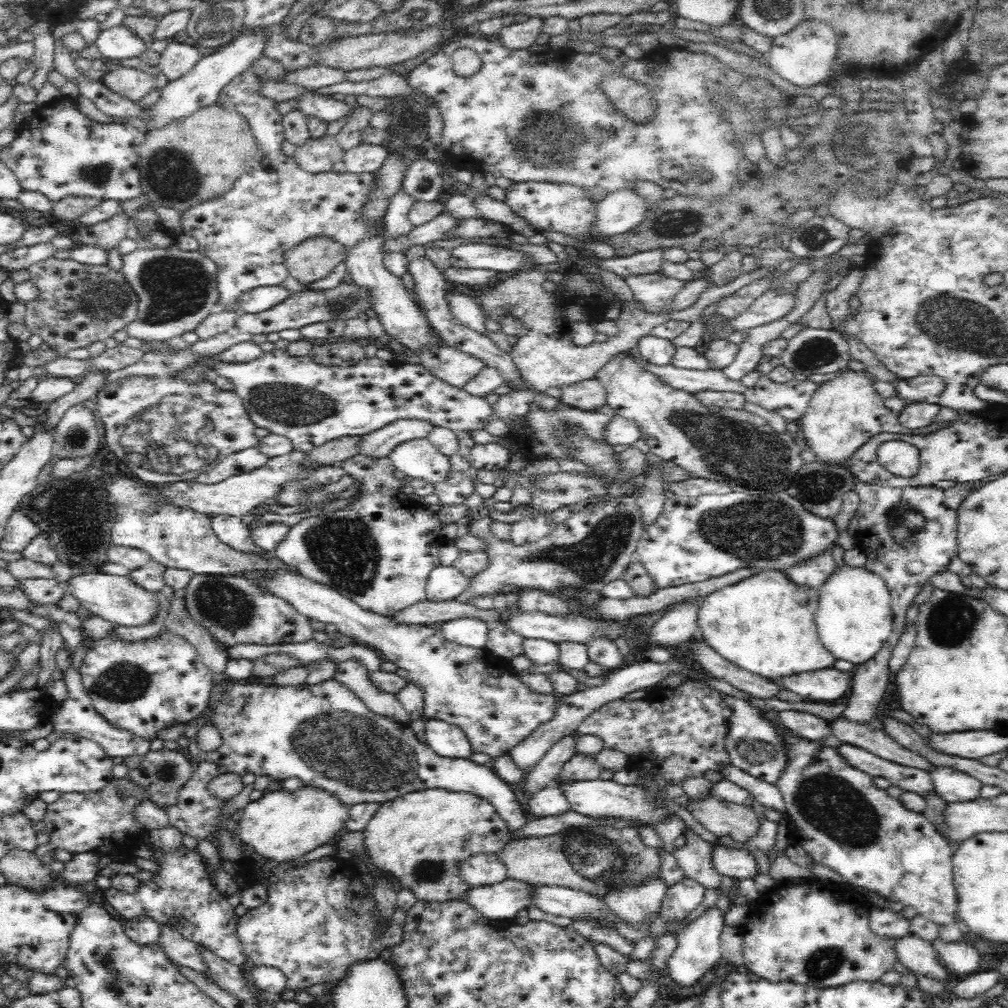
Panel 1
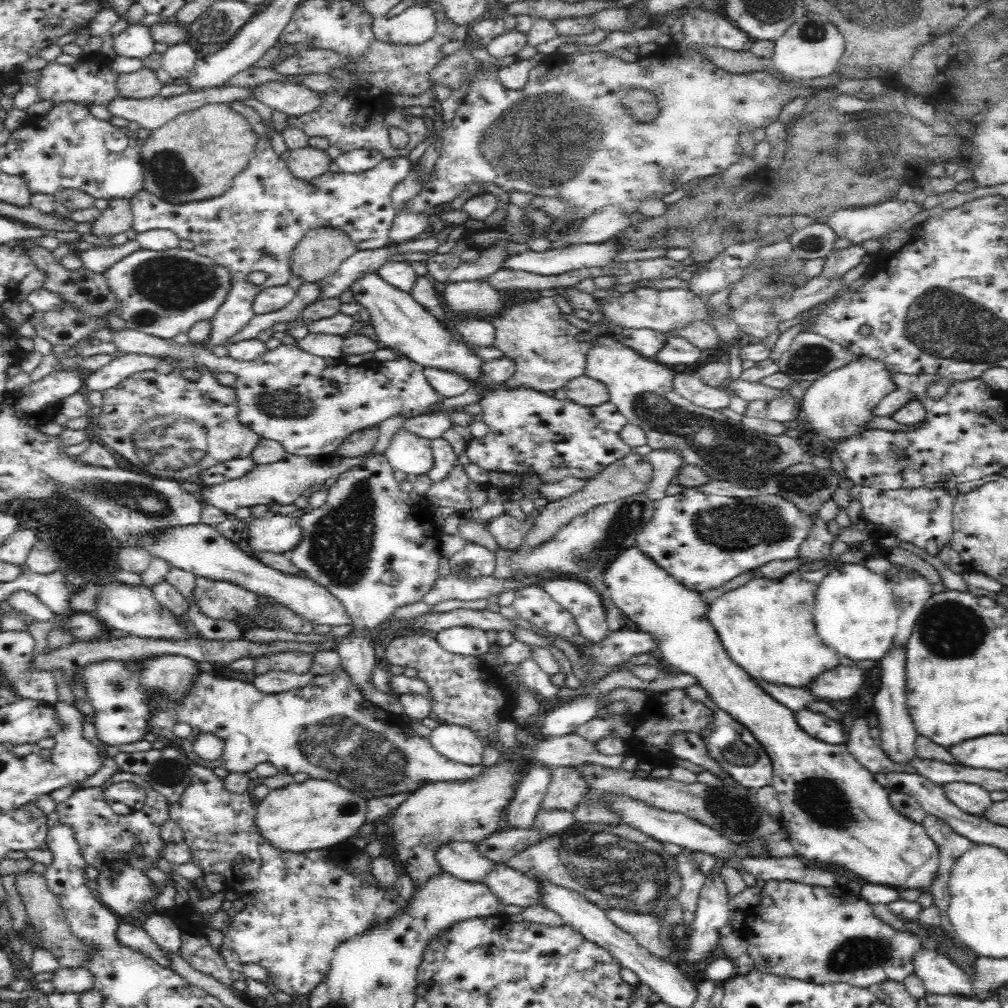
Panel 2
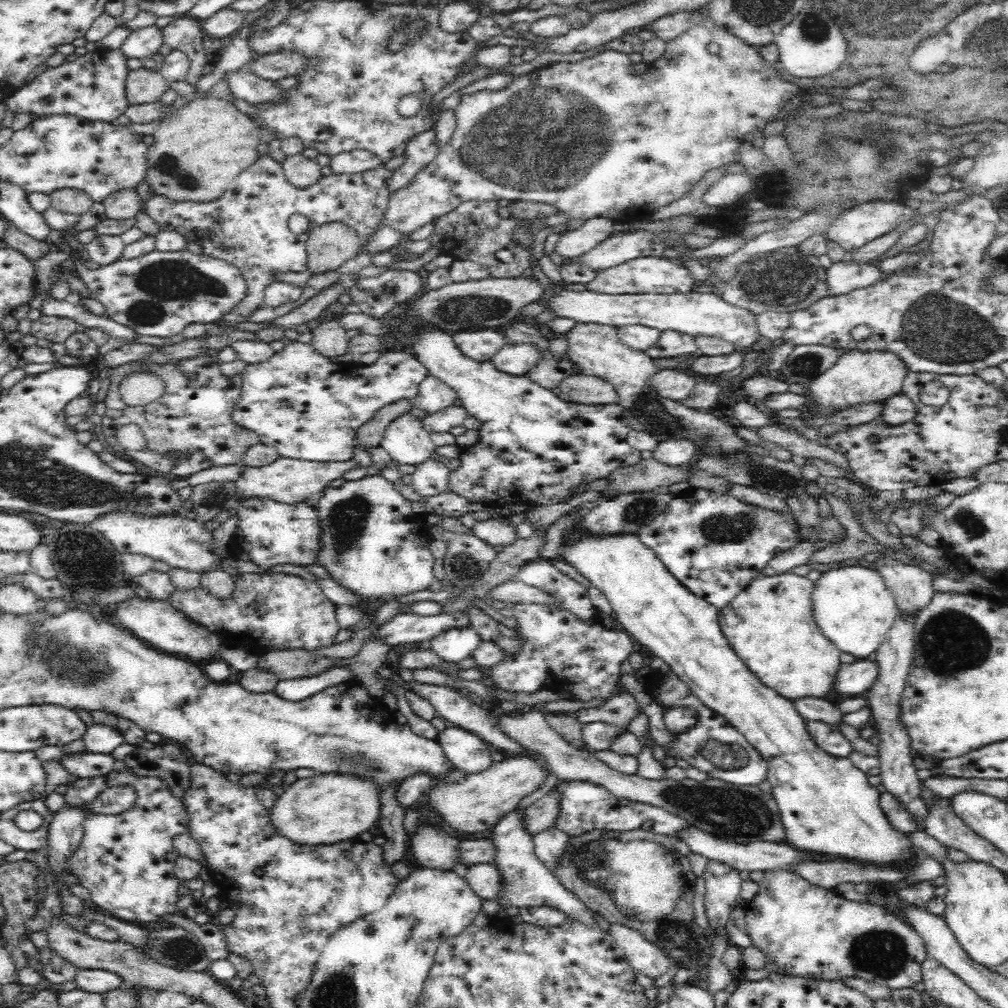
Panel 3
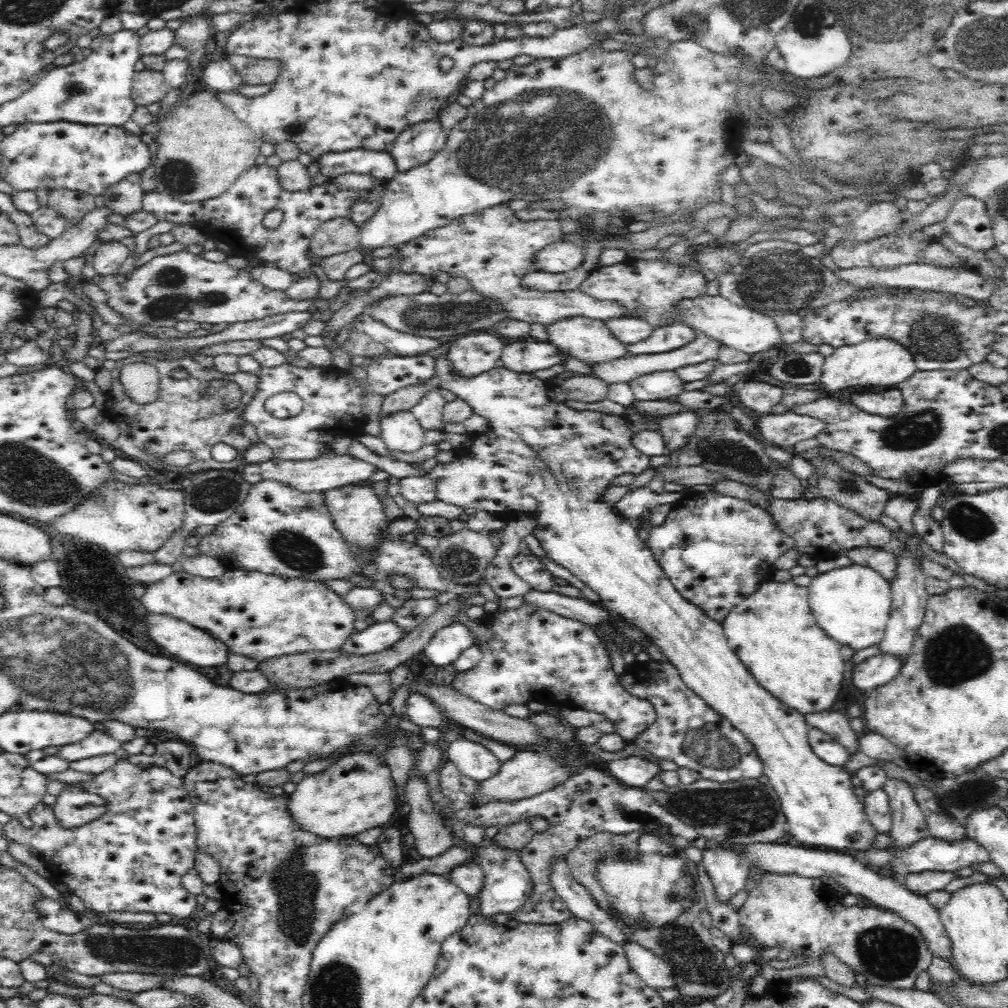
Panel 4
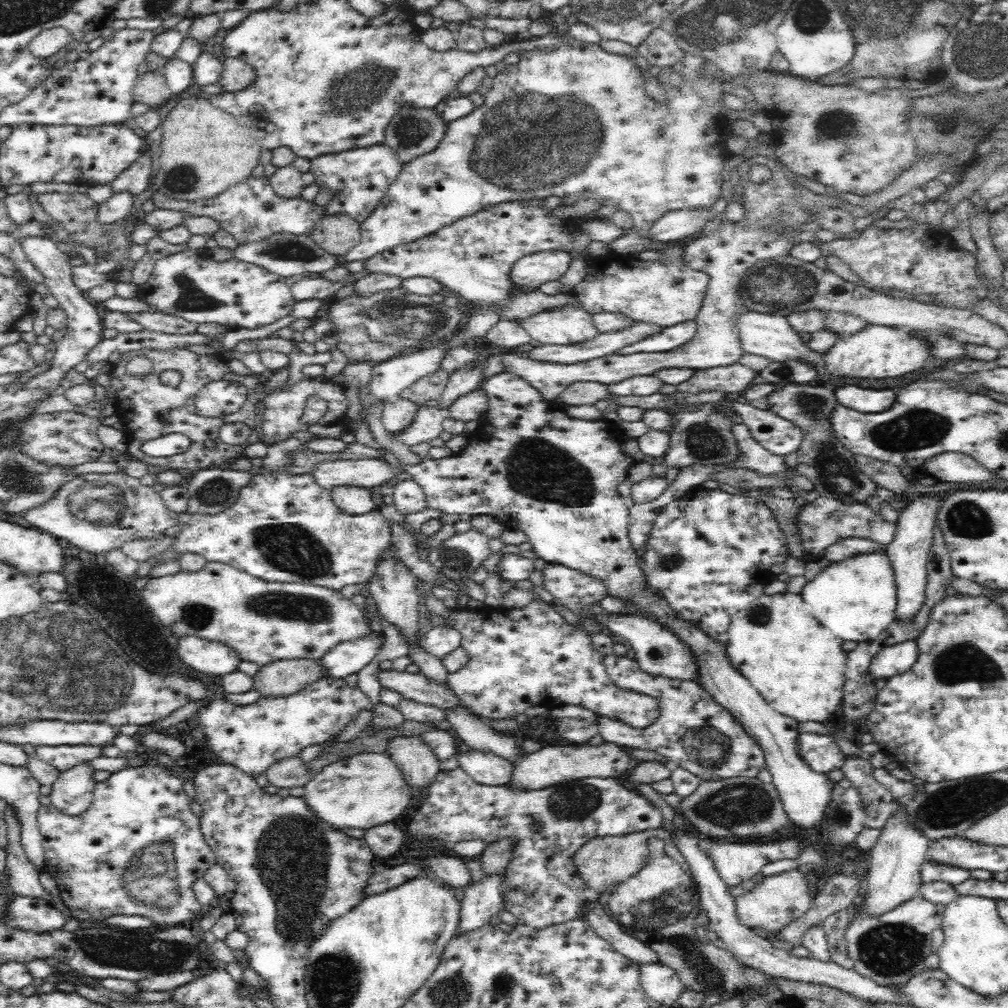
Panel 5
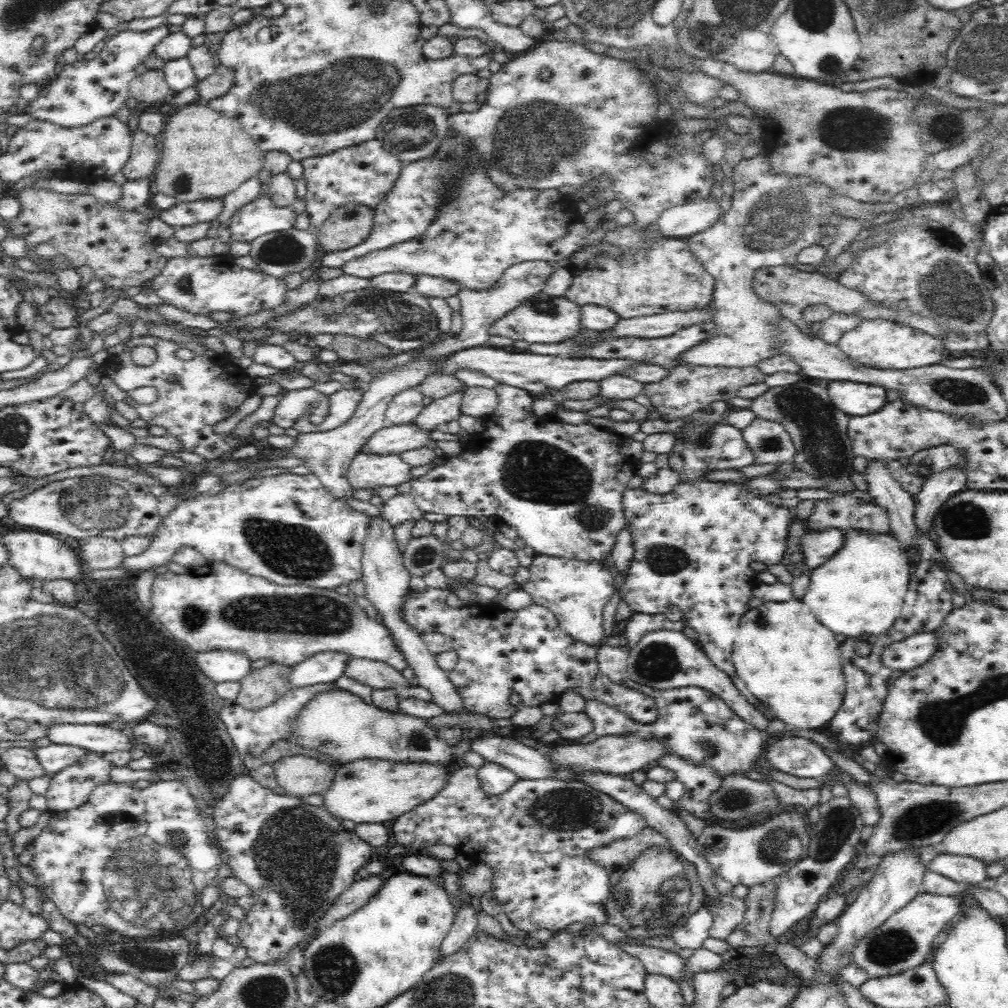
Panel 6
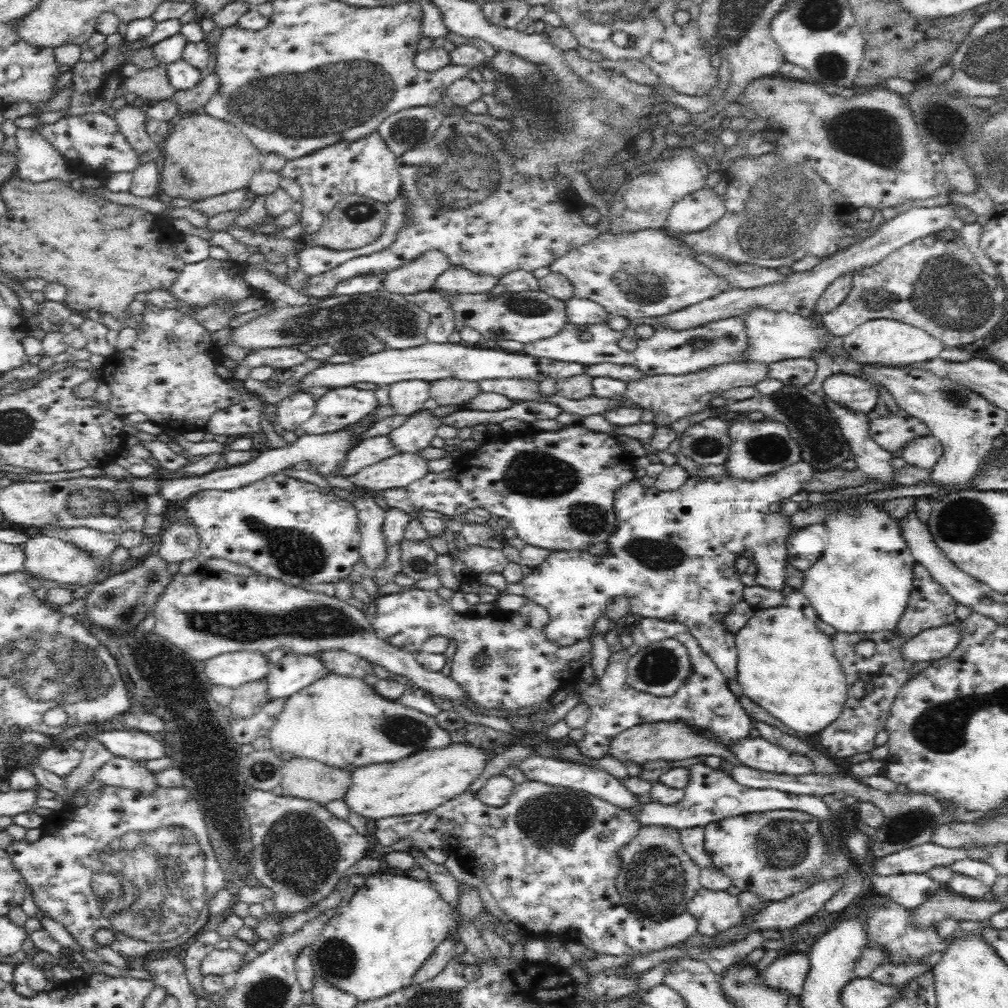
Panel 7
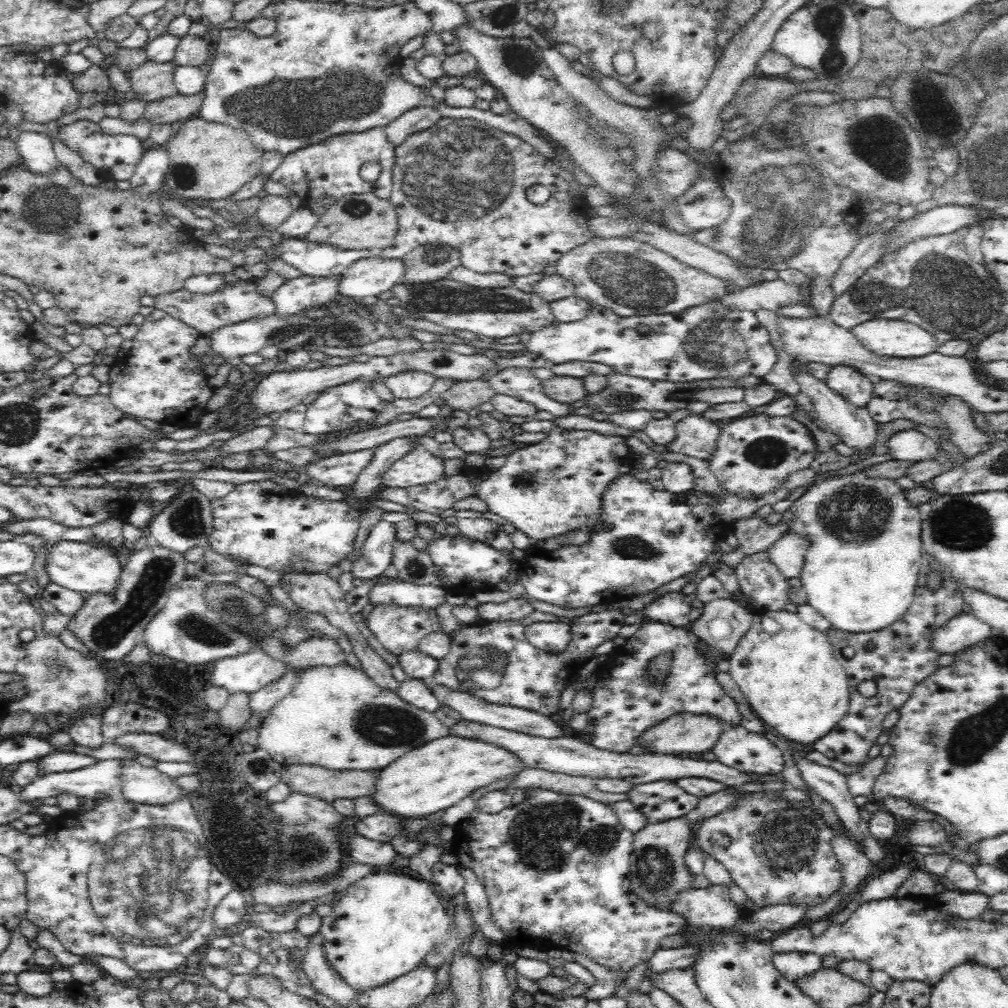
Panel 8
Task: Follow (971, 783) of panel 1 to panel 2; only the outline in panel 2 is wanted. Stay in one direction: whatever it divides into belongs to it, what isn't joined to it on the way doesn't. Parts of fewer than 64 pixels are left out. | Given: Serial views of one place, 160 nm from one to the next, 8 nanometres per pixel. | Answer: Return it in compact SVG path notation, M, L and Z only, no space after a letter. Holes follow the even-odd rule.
M951 782L943 789L950 802L976 817L983 817L983 812L993 803L990 793L977 784Z

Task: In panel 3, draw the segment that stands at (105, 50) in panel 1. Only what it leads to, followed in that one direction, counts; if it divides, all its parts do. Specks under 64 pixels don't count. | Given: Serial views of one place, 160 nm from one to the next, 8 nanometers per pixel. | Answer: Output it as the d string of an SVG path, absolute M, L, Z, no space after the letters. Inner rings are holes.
M152 25L134 29L121 45L122 52L128 58L148 58L158 53L164 44L163 29Z

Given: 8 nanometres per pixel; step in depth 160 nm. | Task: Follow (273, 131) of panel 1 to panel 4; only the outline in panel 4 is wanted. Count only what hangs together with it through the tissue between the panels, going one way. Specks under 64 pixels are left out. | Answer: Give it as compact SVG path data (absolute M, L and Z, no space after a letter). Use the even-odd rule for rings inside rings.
M267 165L255 166L246 170L224 194L203 202L181 202L156 190L146 192L142 211L156 215L160 221L189 224L201 230L207 238L217 238L234 261L259 258L270 266L298 277L306 274L311 266L304 254L309 250L312 235L318 226L333 218L350 217L354 204L363 196L363 192L336 190L331 181L324 186L314 186L304 193L294 194L280 187L276 169ZM274 210L284 213L284 217L277 229L267 230L262 220Z

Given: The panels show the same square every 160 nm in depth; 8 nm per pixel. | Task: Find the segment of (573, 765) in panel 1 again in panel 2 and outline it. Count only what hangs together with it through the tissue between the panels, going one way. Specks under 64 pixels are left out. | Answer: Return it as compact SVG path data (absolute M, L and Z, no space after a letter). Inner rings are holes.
M570 767L551 769L548 790L540 802L538 811L565 810L574 812L578 800L589 790L584 777Z

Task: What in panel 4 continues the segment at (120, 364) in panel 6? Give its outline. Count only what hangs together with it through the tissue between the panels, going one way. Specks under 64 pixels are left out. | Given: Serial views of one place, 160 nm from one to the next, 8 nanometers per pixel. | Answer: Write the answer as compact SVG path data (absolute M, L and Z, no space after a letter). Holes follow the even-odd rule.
M194 355L172 361L157 360L151 358L148 364L157 368L160 380L158 382L158 396L156 400L149 404L136 404L129 396L126 396L125 388L120 382L120 366L115 366L111 370L113 376L112 389L106 392L105 408L106 418L114 424L118 424L120 430L117 439L117 448L124 452L128 459L136 461L144 460L152 468L161 471L173 472L193 472L202 470L237 470L244 463L246 449L257 442L260 442L256 427L244 421L242 412L250 406L250 401L258 392L259 376L257 374L237 372L236 374L224 374L220 372L214 364L213 357L206 355ZM176 368L183 369L188 376L177 379L172 376L172 371ZM206 380L229 380L239 384L244 392L241 400L242 406L234 412L225 412L219 407L216 400L208 397L198 396L198 386ZM224 442L228 446L233 446L237 450L237 456L230 462L218 462L210 455L210 450L214 444ZM176 451L190 452L194 455L194 460L186 466L174 466L163 461L163 458Z

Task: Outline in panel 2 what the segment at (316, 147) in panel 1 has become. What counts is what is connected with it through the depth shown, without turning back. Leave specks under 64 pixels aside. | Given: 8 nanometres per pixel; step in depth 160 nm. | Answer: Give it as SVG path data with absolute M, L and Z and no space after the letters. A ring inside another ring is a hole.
M306 147L290 151L287 166L295 178L310 181L329 172L331 162L325 151Z

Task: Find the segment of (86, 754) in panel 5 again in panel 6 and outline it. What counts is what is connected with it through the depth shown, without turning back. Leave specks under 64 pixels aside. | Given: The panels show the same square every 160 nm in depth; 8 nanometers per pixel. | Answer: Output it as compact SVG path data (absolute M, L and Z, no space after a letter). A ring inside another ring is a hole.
M50 744L50 746L44 746L44 748L34 748L34 750L40 765L50 776L59 773L67 766L74 765L88 753L85 749L78 748L78 746L64 744Z

